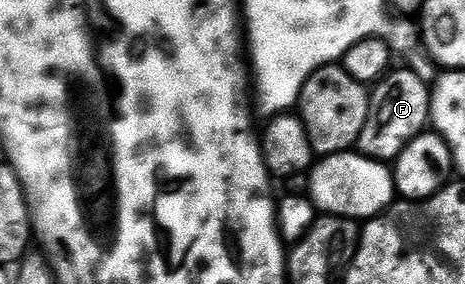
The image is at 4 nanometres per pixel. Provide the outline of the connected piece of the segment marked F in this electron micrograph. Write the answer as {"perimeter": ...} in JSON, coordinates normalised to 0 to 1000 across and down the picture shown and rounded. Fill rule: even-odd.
{"perimeter":[[[856,239],[843,243],[839,257],[815,278],[811,299],[796,320],[798,363],[794,366],[794,408],[785,423],[785,451],[776,451],[776,479],[768,504],[770,539],[783,542],[789,556],[802,556],[809,570],[819,570],[826,577],[847,574],[849,560],[862,549],[862,535],[877,507],[888,496],[888,489],[905,468],[912,468],[920,454],[923,433],[927,426],[927,320],[929,306],[918,303],[920,278],[908,261],[895,261],[890,246],[882,239],[869,239],[869,246],[856,246]]]}

